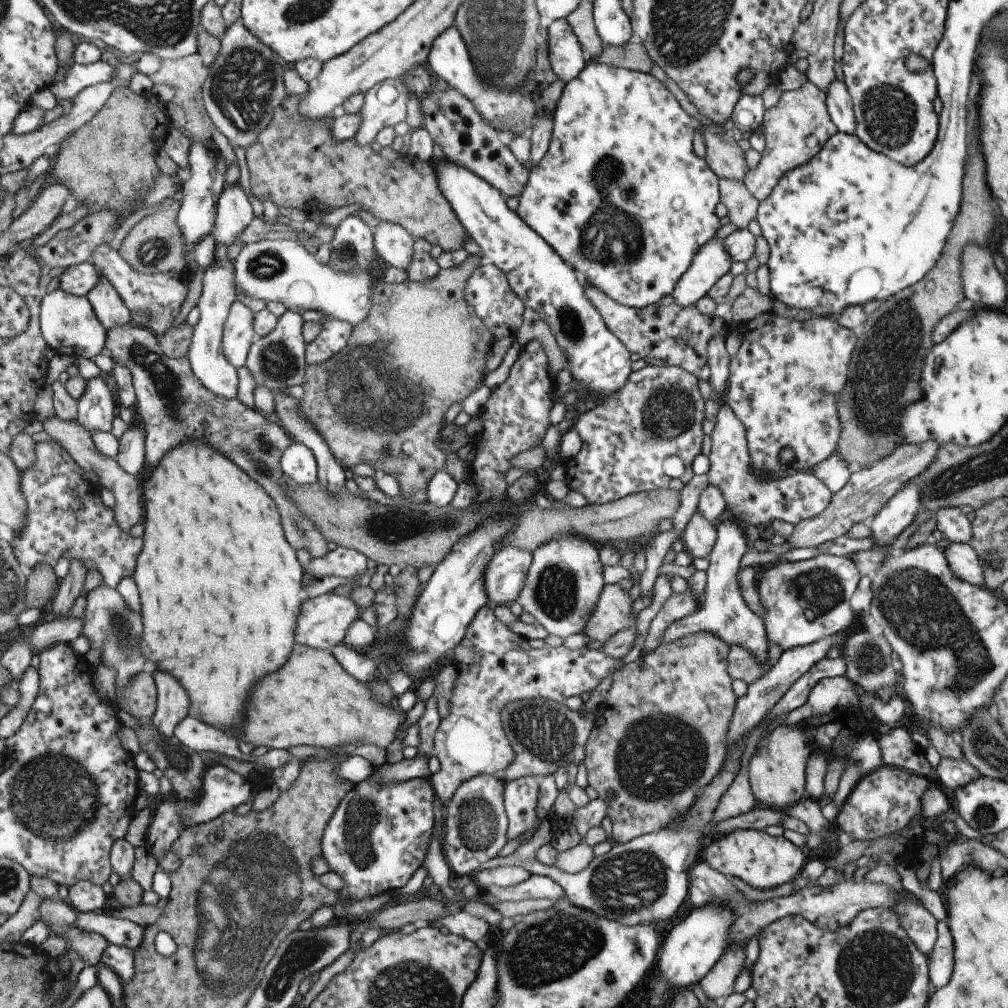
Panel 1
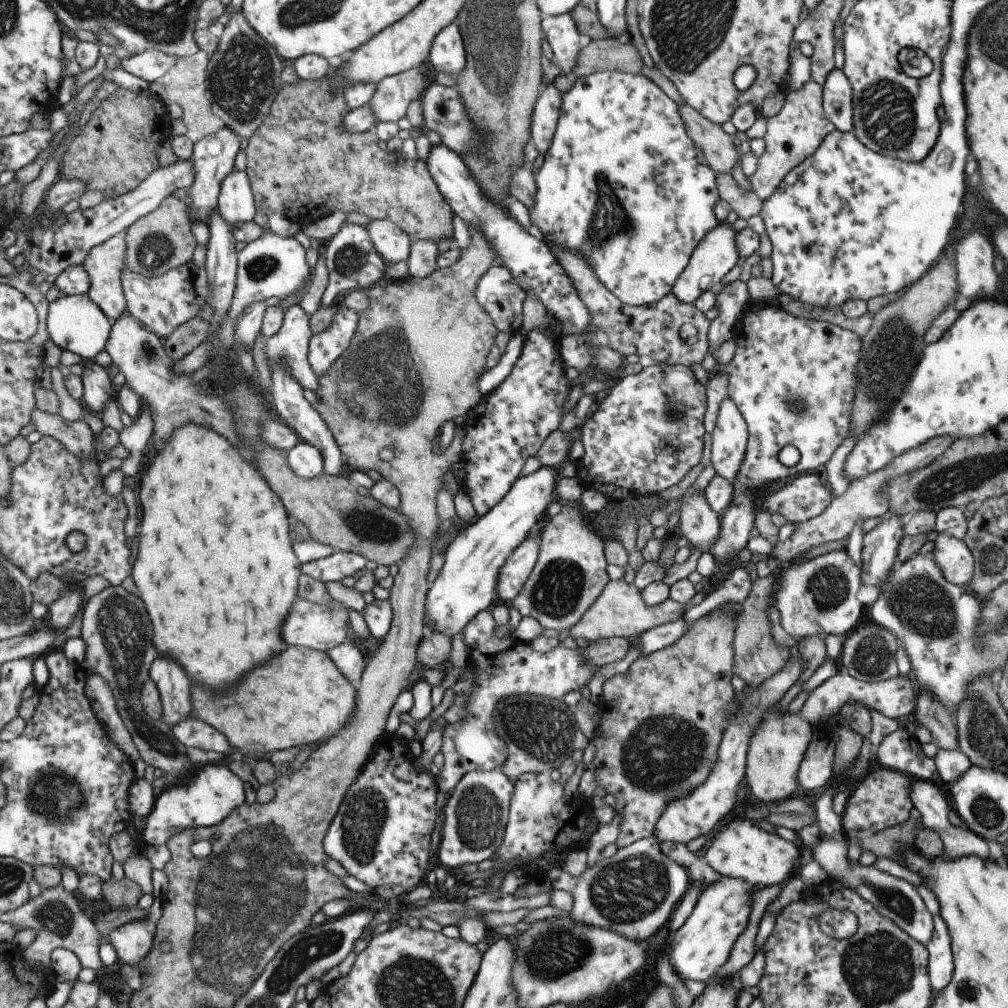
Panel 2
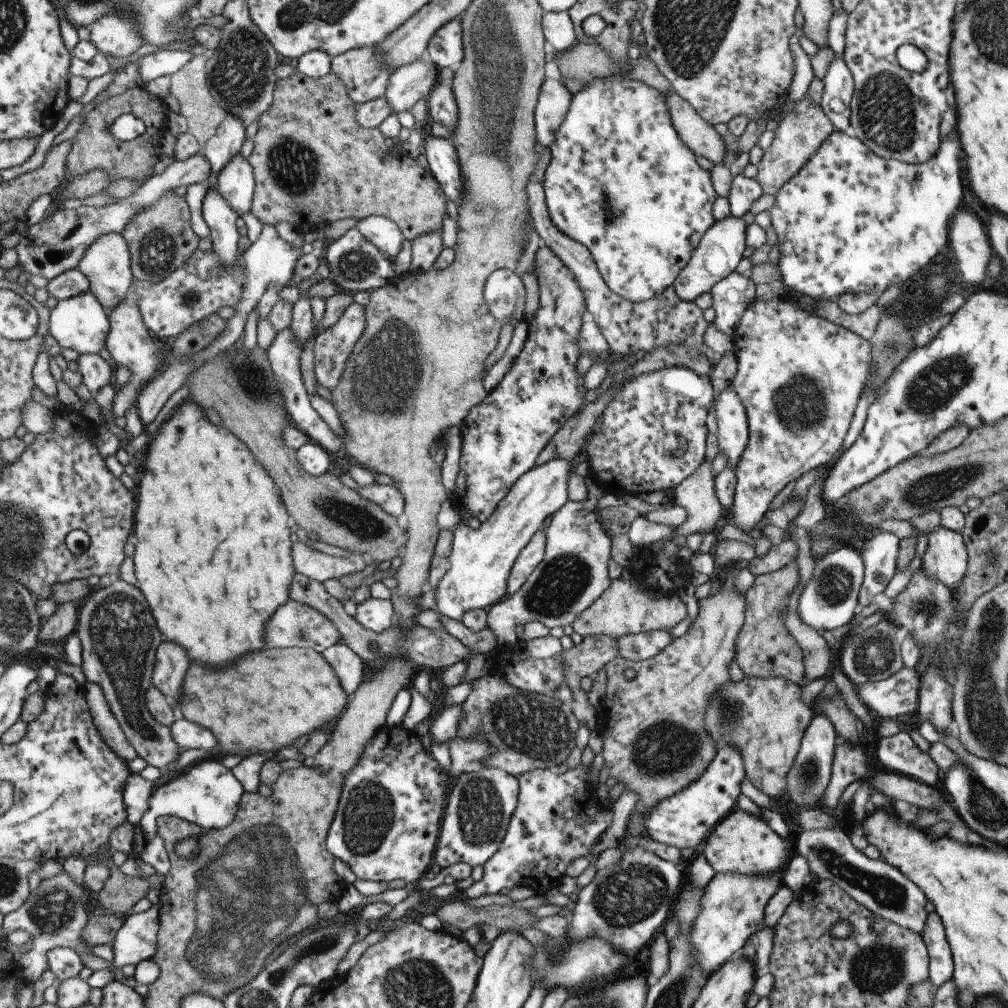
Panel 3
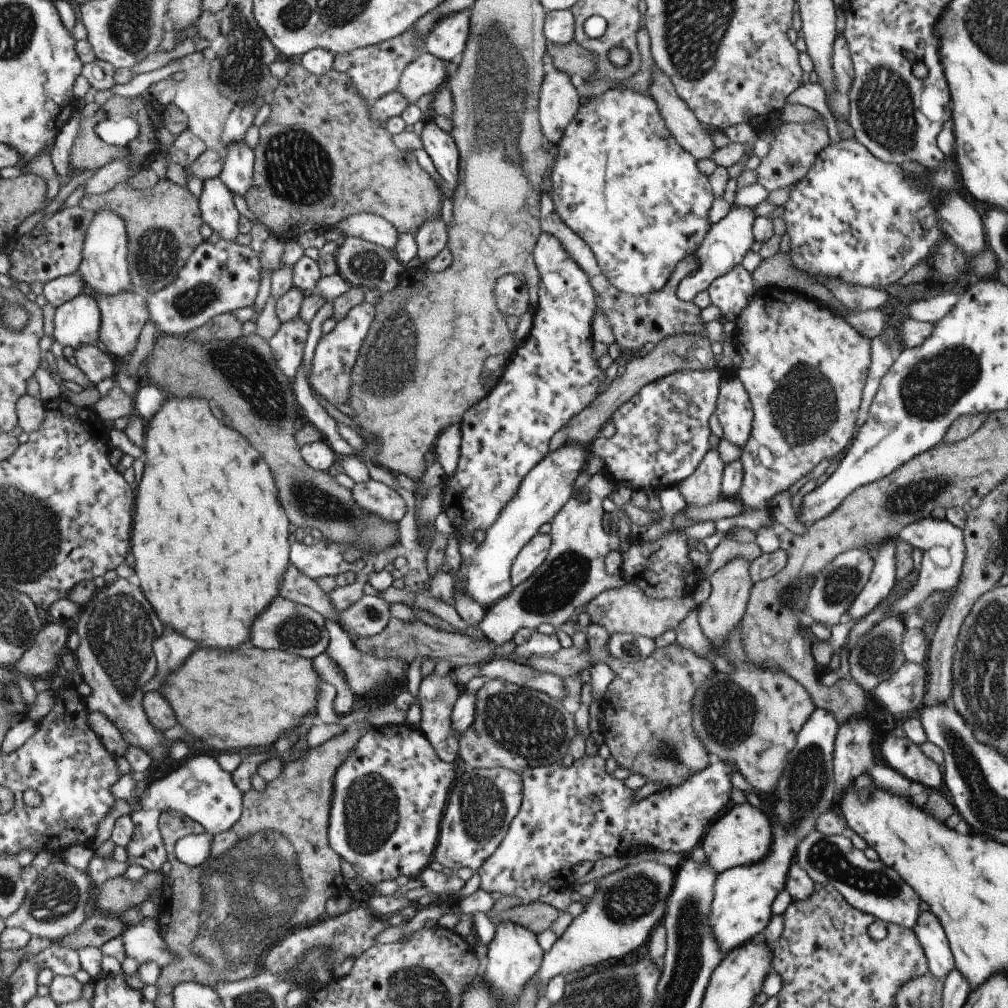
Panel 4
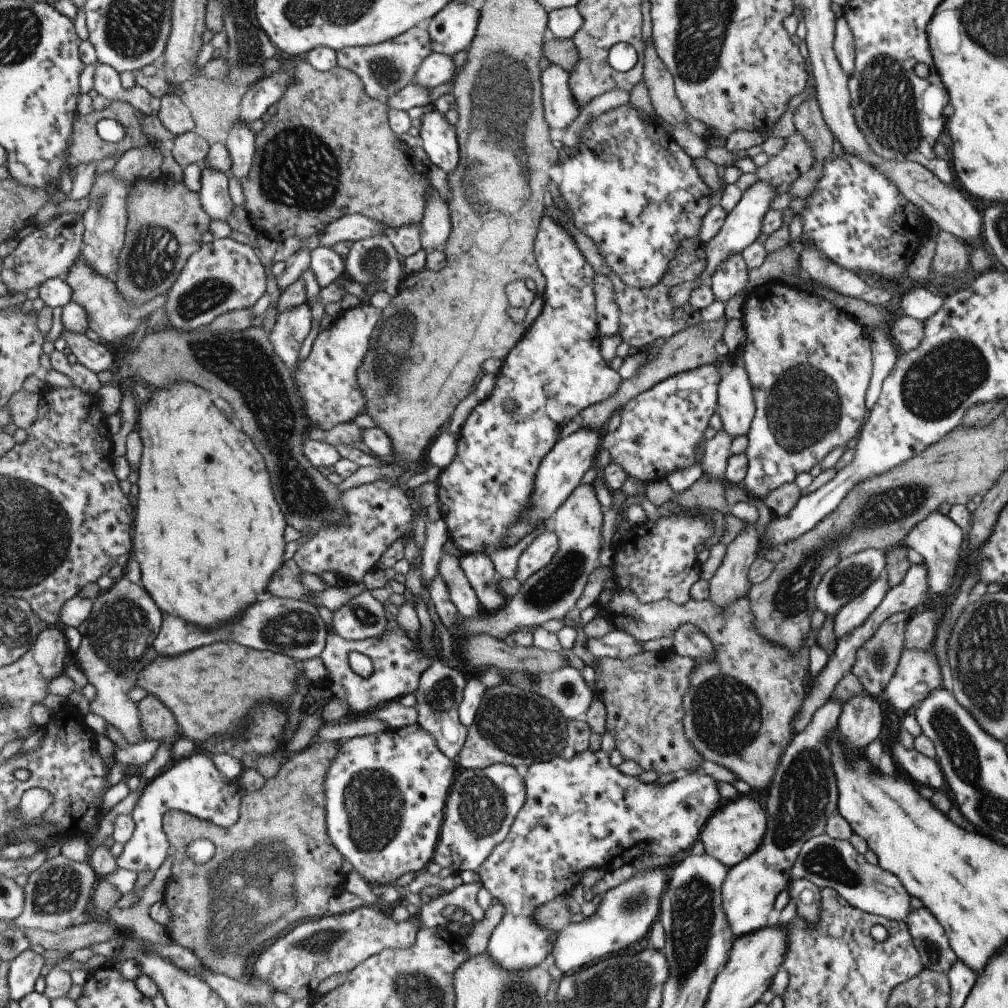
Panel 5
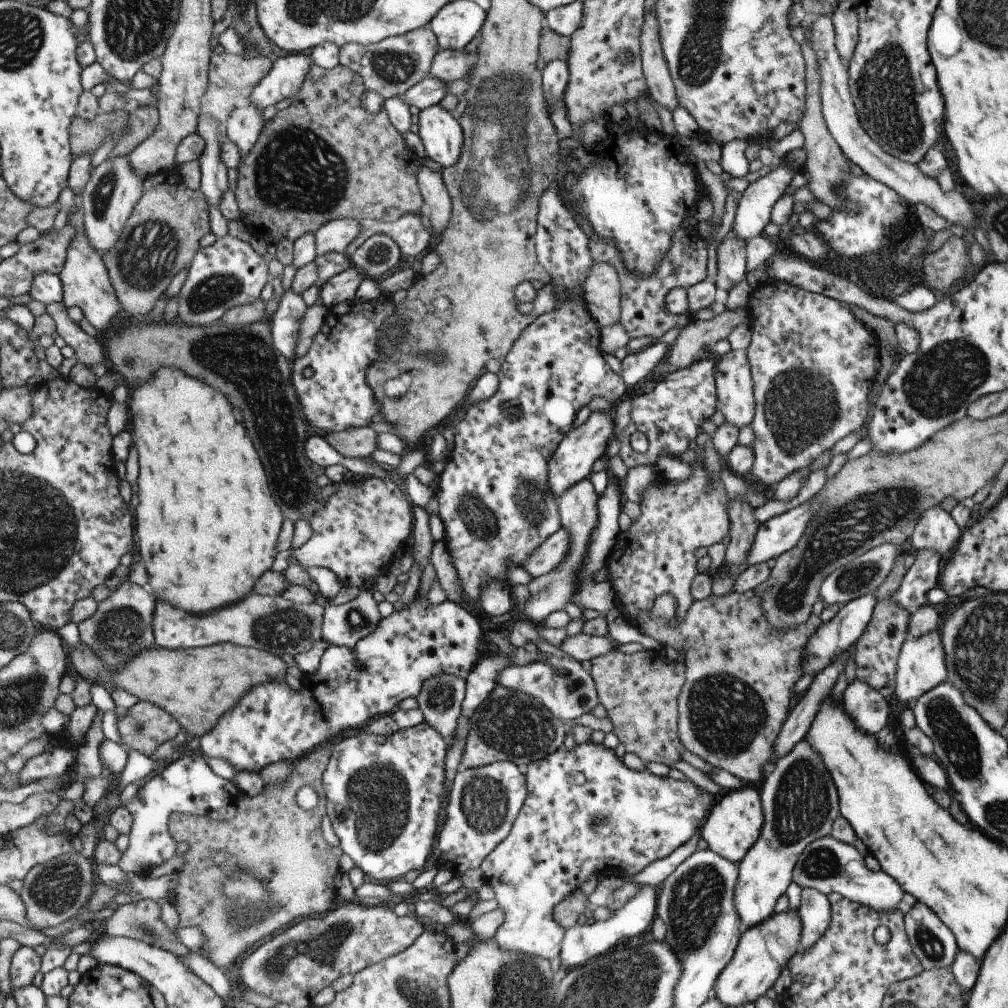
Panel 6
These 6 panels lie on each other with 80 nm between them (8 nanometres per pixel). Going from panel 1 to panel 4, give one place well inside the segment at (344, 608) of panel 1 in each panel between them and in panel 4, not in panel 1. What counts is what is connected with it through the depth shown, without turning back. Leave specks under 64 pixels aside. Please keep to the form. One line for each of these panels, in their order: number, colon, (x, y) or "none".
2: (316, 626)
3: (294, 624)
4: (284, 624)

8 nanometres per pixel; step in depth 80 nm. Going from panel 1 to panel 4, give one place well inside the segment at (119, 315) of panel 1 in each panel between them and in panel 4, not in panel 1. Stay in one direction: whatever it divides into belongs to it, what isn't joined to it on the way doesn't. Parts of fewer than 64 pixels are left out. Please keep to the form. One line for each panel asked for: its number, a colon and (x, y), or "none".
2: (106, 262)
3: (107, 264)
4: (106, 269)

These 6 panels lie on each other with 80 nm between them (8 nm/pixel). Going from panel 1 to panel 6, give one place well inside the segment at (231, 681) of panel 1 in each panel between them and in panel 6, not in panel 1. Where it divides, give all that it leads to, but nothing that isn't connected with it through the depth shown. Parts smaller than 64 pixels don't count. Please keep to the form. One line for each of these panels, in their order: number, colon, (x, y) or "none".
2: (216, 569)
3: (213, 557)
4: (210, 542)
5: (209, 535)
6: (208, 527)

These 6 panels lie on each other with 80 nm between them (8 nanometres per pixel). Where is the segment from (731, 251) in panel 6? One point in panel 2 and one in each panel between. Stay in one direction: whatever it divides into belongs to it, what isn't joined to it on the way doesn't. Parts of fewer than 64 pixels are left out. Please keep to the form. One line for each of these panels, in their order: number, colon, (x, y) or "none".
2: (731, 299)
3: (731, 296)
4: (730, 293)
5: (731, 276)

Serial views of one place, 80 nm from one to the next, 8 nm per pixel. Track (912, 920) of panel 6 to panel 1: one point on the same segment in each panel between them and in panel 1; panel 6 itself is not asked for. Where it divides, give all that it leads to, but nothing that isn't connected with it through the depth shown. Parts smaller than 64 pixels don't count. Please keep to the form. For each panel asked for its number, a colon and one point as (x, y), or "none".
1: (940, 964)
2: (940, 968)
3: (940, 969)
4: (930, 935)
5: (929, 938)

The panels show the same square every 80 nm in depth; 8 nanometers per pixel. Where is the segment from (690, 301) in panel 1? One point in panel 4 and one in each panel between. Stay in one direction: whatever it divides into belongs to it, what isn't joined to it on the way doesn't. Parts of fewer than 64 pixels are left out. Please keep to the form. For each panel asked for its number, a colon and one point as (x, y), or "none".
2: (716, 253)
3: (720, 249)
4: (725, 243)

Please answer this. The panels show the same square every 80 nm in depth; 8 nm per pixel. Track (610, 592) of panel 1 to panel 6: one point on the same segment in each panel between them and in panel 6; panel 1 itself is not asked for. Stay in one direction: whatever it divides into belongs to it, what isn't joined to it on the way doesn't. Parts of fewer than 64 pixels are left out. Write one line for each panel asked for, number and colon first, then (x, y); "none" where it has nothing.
2: (619, 611)
3: (623, 608)
4: (626, 609)
5: (738, 711)
6: (730, 709)

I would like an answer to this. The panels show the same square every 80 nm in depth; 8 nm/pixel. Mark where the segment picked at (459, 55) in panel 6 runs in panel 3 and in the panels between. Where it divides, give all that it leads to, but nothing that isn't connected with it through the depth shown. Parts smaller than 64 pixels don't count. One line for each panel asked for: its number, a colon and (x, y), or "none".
3: (406, 85)
4: (425, 74)
5: (435, 69)

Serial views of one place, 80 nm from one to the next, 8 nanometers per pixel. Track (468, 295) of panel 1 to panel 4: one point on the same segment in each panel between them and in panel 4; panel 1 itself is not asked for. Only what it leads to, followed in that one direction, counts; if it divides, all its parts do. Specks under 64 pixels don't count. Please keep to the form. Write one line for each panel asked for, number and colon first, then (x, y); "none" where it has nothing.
2: (498, 295)
3: (503, 292)
4: (511, 299)

